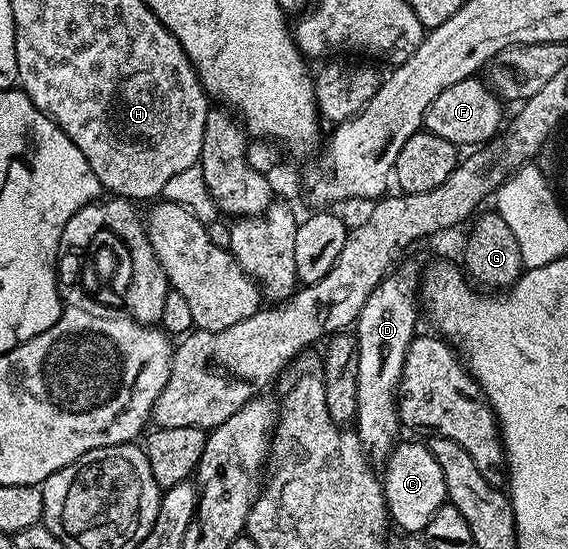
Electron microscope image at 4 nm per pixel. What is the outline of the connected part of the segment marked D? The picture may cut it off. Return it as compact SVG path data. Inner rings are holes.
M403 261L368 296L356 323L358 340L358 413L356 433L371 463L385 463L400 435L398 385L408 348L416 337L420 310L420 266Z

